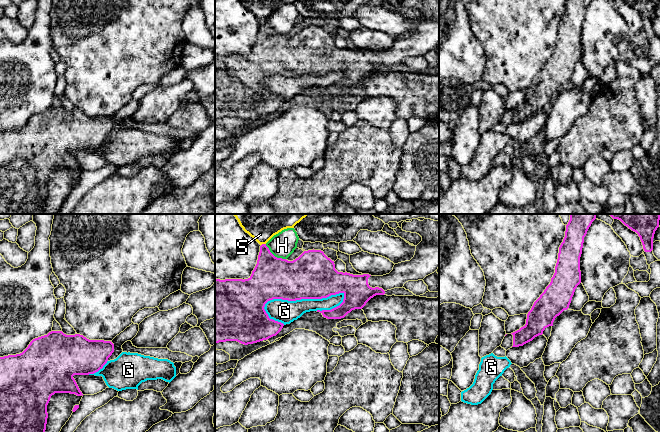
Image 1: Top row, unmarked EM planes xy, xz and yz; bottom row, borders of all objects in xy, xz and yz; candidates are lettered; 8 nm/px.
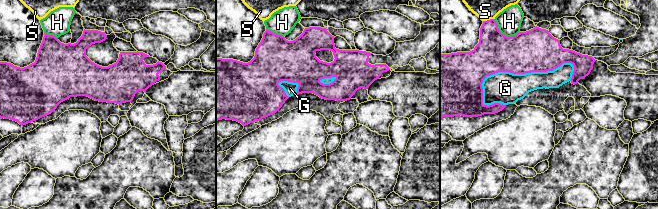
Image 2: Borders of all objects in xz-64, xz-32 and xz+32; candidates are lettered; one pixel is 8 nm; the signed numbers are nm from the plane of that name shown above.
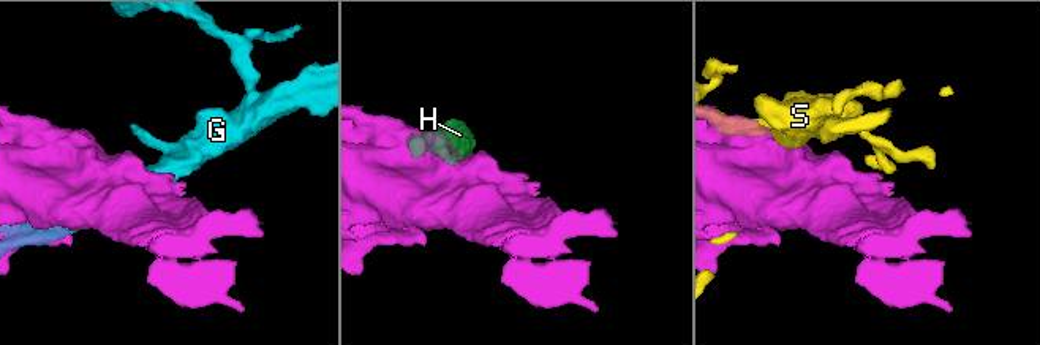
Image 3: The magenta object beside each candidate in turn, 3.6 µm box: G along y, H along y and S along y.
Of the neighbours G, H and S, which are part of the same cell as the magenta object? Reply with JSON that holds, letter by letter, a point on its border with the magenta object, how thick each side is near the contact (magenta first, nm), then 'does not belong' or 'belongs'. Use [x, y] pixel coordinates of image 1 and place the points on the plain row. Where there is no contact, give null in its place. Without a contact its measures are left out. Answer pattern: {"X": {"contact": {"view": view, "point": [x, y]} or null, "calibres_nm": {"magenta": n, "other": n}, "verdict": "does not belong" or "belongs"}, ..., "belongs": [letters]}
{"G": {"contact": {"view": "xz", "point": [302, 74]}, "calibres_nm": {"magenta": 380, "other": 190}, "verdict": "does not belong"}, "H": {"contact": {"view": "xz", "point": [273, 31]}, "calibres_nm": {"magenta": 340, "other": 200}, "verdict": "does not belong"}, "S": {"contact": {"view": "xz", "point": [263, 20]}, "calibres_nm": {"magenta": 280, "other": 160}, "verdict": "does not belong"}, "belongs": []}

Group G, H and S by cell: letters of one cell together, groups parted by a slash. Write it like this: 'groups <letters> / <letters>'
groups G / H / S

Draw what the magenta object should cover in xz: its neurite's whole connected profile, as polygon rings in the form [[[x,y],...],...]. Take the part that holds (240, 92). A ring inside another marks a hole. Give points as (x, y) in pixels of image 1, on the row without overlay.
[[[402,0],[402,6],[417,9],[422,17],[416,22],[414,33],[410,37],[395,40],[393,46],[383,52],[371,52],[369,50],[353,51],[338,48],[334,37],[328,34],[321,26],[304,27],[293,37],[275,33],[266,22],[260,22],[257,40],[248,55],[215,55],[215,119],[237,117],[248,121],[267,116],[276,112],[284,100],[270,95],[264,83],[273,75],[296,77],[301,75],[322,75],[339,69],[344,70],[343,78],[331,86],[317,86],[327,95],[341,95],[355,85],[362,85],[366,79],[376,71],[384,71],[387,66],[402,64],[408,57],[423,56],[439,44],[439,0]]]

